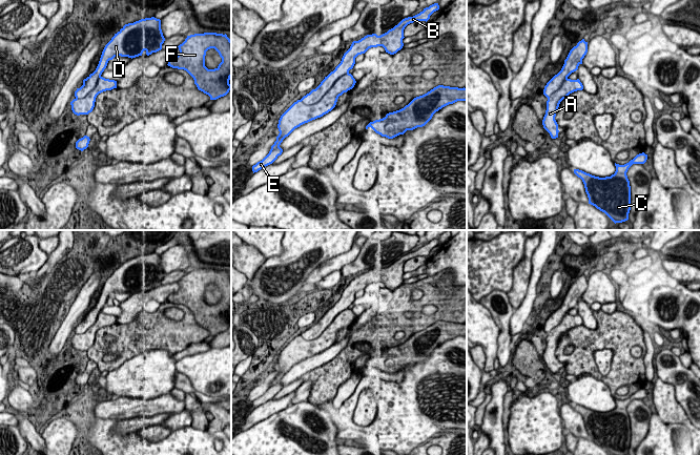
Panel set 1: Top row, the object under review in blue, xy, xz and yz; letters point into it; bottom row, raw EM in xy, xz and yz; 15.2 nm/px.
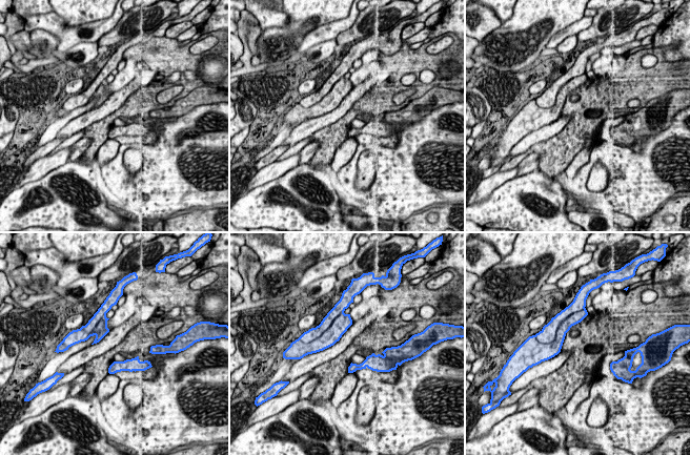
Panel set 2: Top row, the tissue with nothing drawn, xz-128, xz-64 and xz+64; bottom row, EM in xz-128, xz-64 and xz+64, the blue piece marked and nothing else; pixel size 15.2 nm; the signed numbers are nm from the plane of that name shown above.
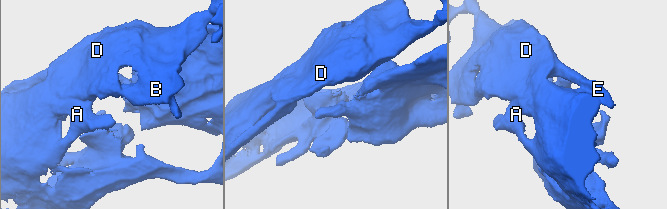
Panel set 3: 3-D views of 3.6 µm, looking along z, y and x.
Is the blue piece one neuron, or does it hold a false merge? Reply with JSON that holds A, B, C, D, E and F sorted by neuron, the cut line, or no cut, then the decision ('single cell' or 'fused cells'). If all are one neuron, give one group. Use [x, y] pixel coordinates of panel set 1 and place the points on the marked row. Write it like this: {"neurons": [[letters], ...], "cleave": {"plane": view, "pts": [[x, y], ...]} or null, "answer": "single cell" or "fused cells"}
{"neurons": [["A", "B", "C", "D", "E", "F"]], "cleave": null, "answer": "single cell"}

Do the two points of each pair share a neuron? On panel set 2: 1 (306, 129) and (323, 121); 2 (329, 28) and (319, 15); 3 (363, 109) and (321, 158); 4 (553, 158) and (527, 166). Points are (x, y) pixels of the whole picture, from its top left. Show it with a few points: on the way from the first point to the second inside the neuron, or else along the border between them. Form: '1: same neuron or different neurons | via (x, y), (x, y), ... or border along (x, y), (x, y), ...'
1: same neuron | via (310, 126), (319, 123)
2: different neurons | border along (348, 14), (318, 25), (304, 37)
3: same neuron | via (349, 117), (329, 140), (328, 144)
4: different neurons | border along (532, 150), (538, 154), (539, 167)

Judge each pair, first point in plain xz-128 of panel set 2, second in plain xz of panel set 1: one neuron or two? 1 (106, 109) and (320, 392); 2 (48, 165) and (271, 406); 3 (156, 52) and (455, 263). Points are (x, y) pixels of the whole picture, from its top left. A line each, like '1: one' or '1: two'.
1: two
2: one
3: two

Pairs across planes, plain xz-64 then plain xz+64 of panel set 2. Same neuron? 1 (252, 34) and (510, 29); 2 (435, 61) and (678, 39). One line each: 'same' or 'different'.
1: different
2: different

